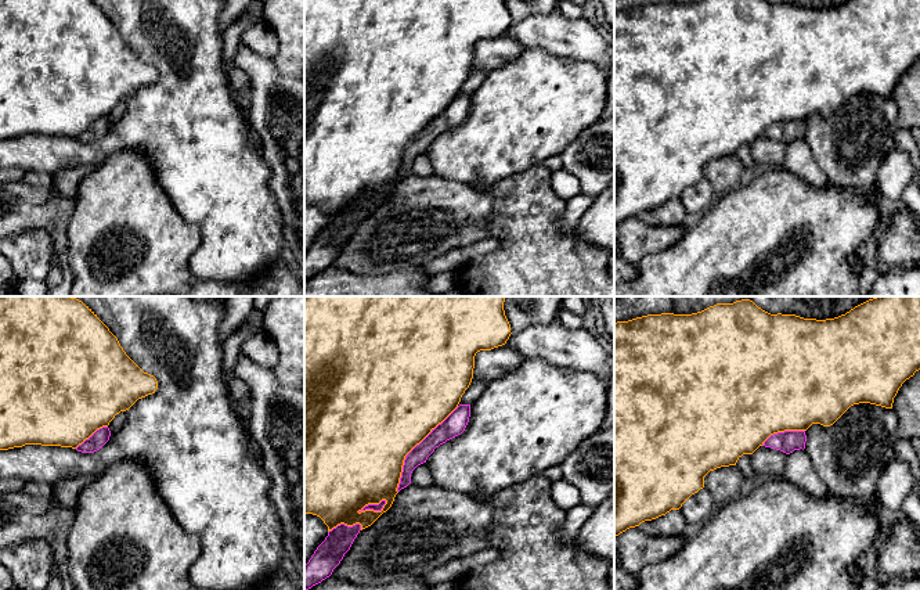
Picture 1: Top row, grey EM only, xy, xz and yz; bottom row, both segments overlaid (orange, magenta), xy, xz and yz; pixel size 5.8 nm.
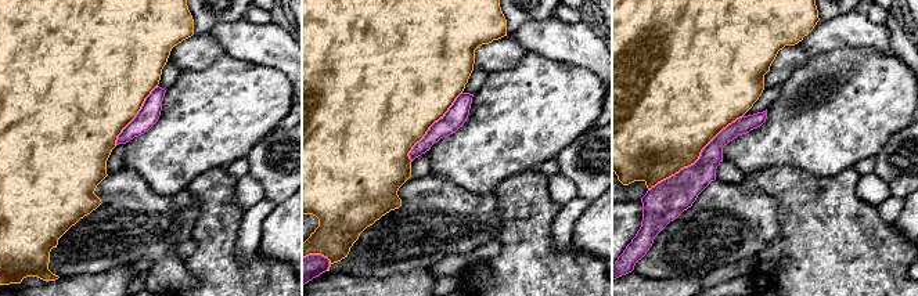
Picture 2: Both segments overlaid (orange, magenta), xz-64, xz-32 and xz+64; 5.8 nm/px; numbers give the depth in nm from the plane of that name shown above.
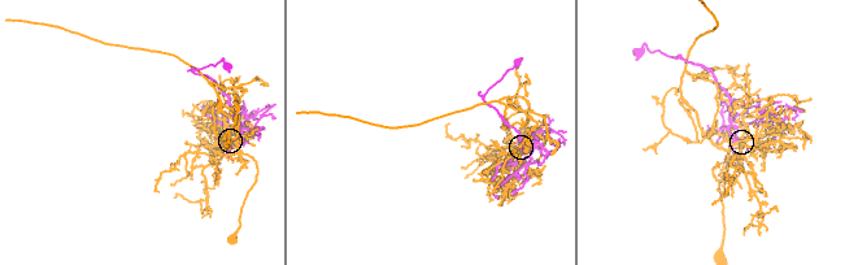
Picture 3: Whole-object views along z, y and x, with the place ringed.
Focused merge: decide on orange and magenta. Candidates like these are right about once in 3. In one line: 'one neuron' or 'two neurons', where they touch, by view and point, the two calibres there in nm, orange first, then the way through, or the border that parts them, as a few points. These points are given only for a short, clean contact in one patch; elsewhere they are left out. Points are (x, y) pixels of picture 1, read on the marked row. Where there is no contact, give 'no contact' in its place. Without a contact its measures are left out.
two neurons; contact xz (414, 446); calibres 500 and 120 nm

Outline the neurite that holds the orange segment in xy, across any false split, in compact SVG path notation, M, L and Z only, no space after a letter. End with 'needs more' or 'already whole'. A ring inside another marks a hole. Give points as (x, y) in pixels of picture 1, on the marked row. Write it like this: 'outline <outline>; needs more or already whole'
outline M0 296L0 450L25 445L76 449L120 411L155 393L158 381L123 350L118 338L72 296Z; already whole

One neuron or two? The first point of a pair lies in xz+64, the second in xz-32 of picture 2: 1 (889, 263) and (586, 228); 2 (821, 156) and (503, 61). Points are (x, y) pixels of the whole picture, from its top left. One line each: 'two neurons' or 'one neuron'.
1: two neurons
2: two neurons

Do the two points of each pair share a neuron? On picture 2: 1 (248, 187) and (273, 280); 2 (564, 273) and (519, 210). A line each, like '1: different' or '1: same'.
1: different
2: same

